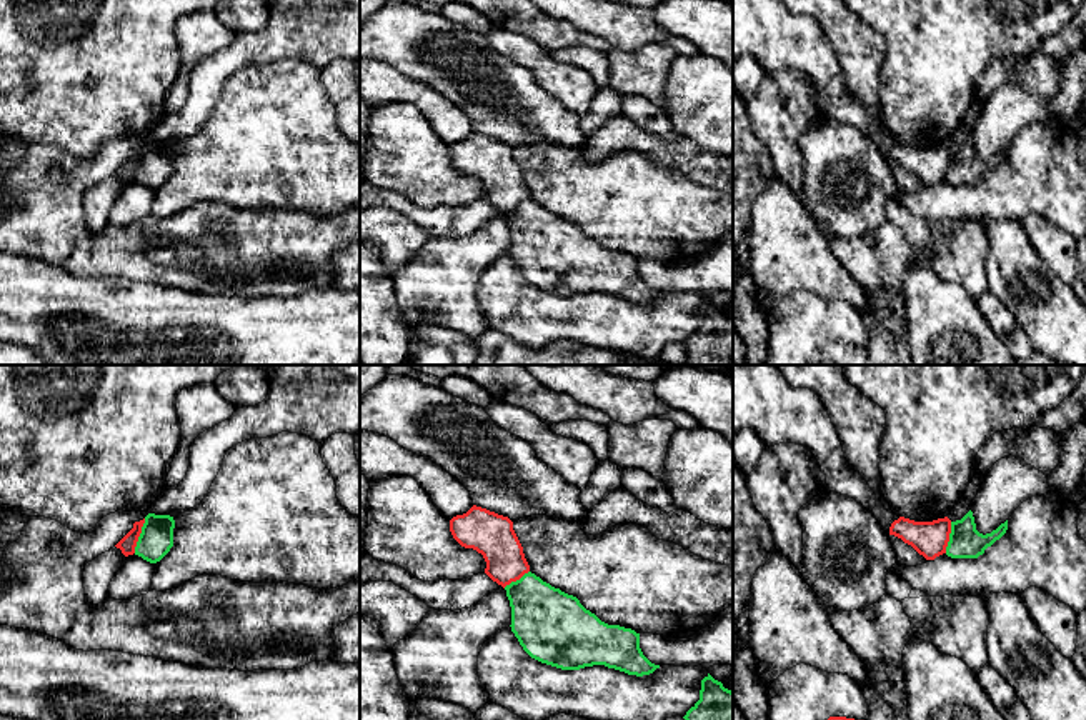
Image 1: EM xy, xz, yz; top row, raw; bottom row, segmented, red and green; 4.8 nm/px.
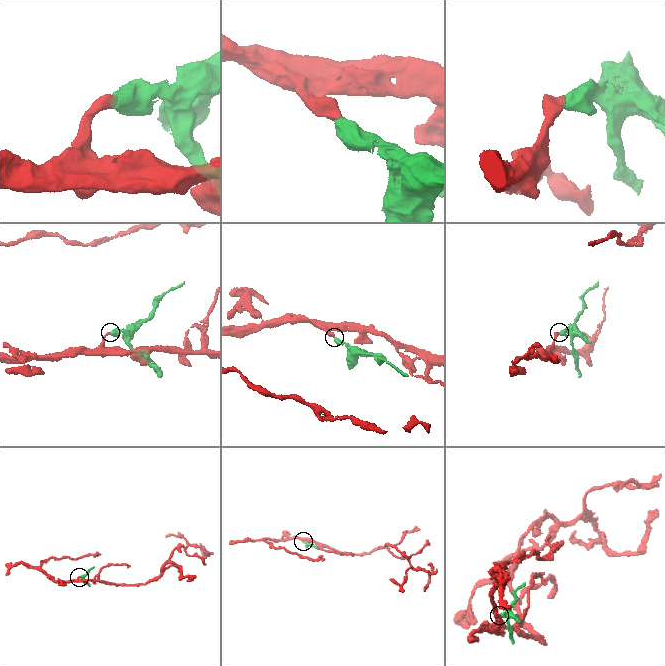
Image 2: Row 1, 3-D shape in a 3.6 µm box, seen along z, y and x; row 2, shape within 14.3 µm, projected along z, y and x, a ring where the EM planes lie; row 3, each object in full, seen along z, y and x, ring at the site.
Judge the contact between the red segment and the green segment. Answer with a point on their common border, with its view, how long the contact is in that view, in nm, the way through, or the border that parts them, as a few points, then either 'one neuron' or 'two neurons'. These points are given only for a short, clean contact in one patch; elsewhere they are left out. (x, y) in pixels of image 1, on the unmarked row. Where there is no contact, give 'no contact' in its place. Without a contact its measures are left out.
xy (139, 162) | 180 nm | along xy (145, 145), (134, 179) | two neurons

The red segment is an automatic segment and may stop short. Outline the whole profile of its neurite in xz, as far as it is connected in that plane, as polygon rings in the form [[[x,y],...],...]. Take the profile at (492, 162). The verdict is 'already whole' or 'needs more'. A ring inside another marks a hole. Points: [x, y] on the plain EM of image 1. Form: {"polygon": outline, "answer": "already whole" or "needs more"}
{"polygon": [[[473,132],[450,147],[453,165],[486,188],[485,200],[503,215],[530,198],[523,173],[508,143]]], "answer": "already whole"}

